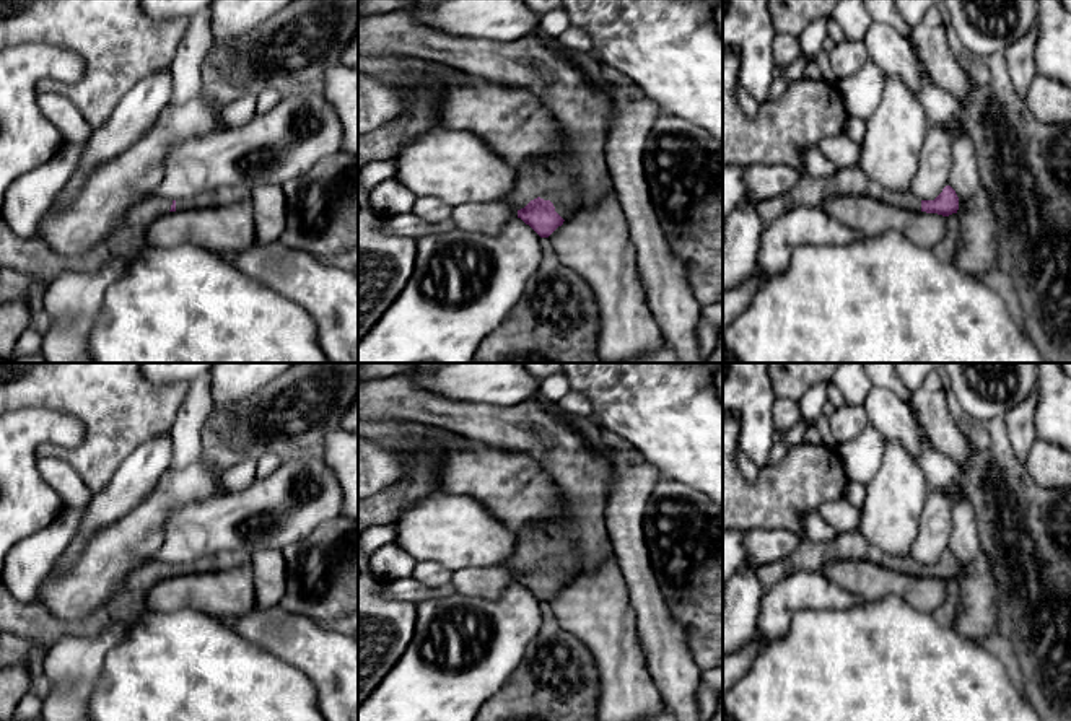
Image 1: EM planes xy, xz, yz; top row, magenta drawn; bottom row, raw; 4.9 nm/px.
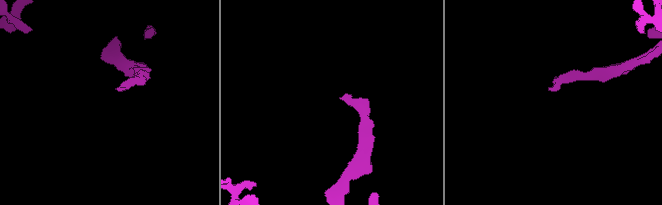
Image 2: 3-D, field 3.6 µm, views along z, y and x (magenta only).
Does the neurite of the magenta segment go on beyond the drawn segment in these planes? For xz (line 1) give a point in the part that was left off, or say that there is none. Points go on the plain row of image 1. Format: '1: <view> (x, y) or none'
1: xz (575, 542)

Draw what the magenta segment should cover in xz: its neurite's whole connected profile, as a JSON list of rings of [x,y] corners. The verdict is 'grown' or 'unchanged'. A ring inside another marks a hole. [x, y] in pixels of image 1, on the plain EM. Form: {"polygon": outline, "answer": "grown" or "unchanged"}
{"polygon": [[[407,374],[358,382],[358,420],[407,420],[433,425],[470,441],[526,456],[544,467],[565,509],[542,527],[529,529],[518,540],[516,552],[501,563],[514,571],[518,583],[540,602],[549,602],[576,575],[591,571],[614,557],[605,532],[605,508],[614,470],[607,459],[592,452],[588,441],[568,423],[570,415],[542,395],[518,405],[456,402],[413,387]]], "answer": "grown"}

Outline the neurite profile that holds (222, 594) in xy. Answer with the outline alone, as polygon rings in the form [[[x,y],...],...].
[[[251,563],[210,573],[169,576],[156,583],[145,597],[146,612],[195,609],[216,620],[238,618],[256,605]]]

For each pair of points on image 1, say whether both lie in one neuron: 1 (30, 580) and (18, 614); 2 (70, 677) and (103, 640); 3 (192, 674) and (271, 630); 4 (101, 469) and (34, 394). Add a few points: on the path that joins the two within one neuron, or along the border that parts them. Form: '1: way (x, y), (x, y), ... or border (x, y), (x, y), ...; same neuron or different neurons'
1: border (17, 601), (33, 603); different neurons
2: way (77, 668), (95, 650); same neuron
3: border (231, 629), (284, 661); different neurons
4: way (101, 443), (101, 428), (67, 394), (61, 394); same neuron

